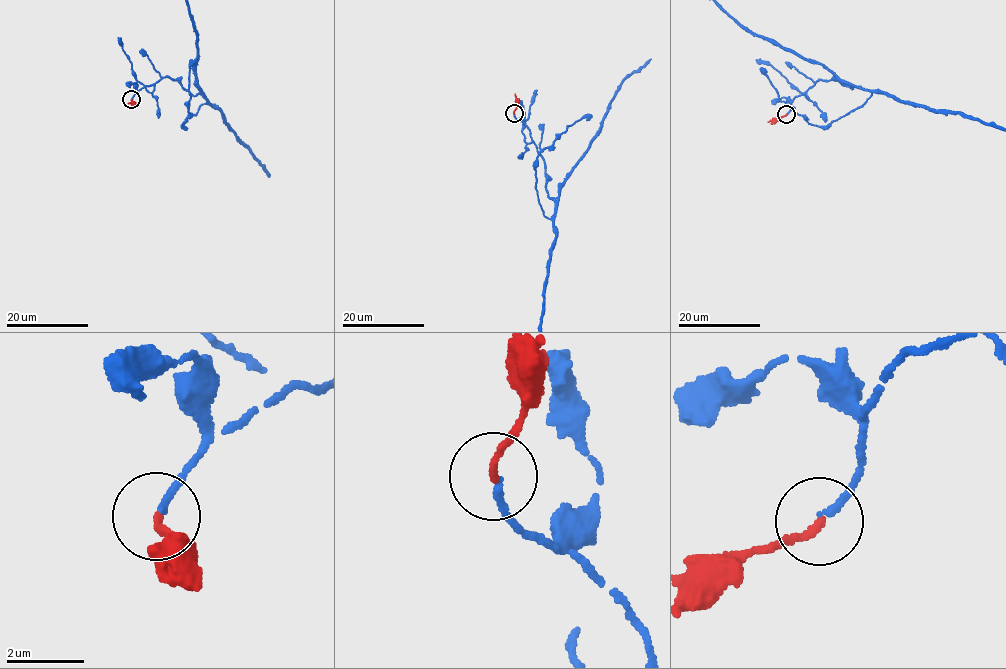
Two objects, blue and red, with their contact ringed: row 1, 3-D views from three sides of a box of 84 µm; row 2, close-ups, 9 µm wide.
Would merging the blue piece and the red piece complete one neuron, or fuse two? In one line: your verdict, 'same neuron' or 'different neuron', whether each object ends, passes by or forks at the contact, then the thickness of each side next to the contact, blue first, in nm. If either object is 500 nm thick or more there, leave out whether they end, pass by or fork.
same neuron | blue ends | red ends | 170/180 nm

